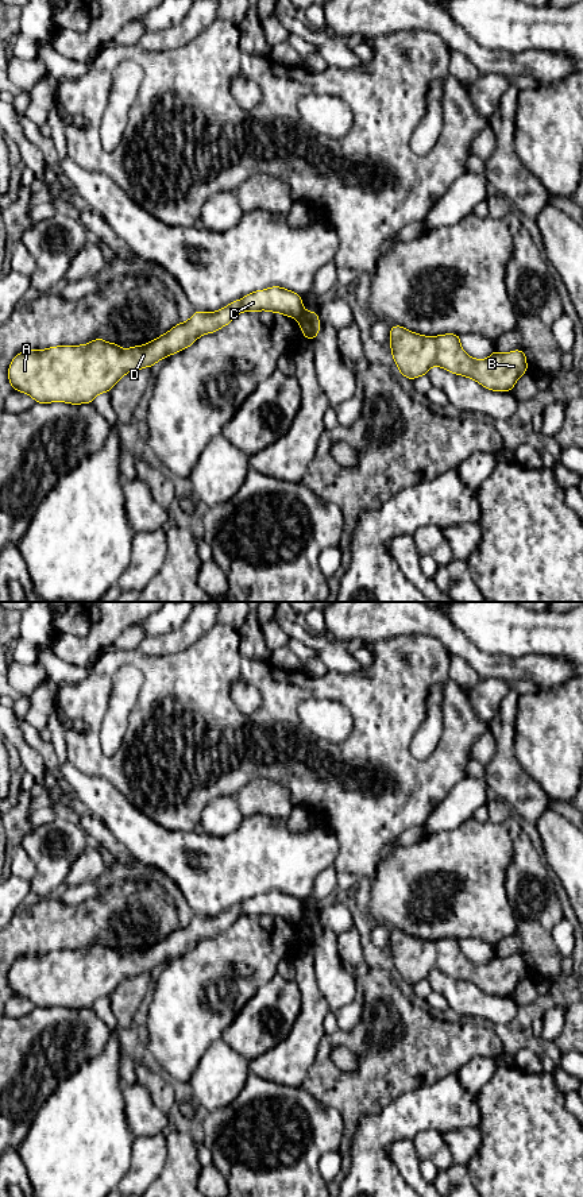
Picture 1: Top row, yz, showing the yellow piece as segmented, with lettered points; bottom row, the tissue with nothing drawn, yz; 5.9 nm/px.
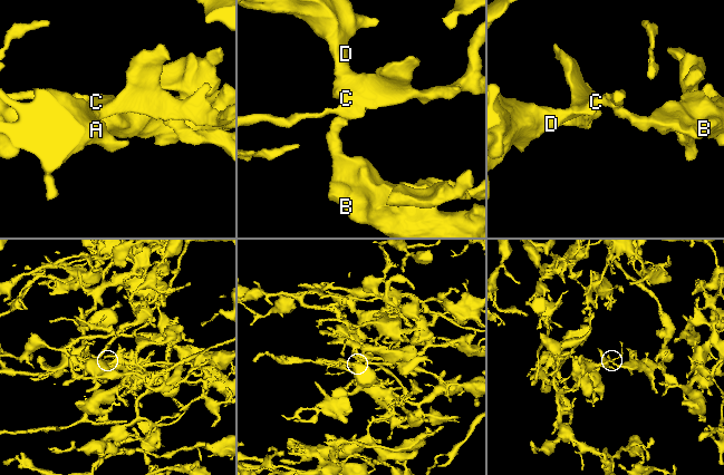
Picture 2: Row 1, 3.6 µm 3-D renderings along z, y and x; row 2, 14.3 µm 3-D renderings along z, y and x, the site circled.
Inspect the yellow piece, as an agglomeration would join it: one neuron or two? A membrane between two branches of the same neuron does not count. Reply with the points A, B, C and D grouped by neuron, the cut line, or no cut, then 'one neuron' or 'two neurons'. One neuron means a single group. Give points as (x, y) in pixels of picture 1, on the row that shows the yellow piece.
A B D / C; cut in yz along (239, 300), (240, 311); two neurons

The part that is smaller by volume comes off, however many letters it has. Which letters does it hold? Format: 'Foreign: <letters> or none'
Foreign: C

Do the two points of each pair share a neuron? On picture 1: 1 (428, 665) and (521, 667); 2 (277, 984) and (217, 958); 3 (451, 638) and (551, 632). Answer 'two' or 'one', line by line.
1: two
2: two
3: two

